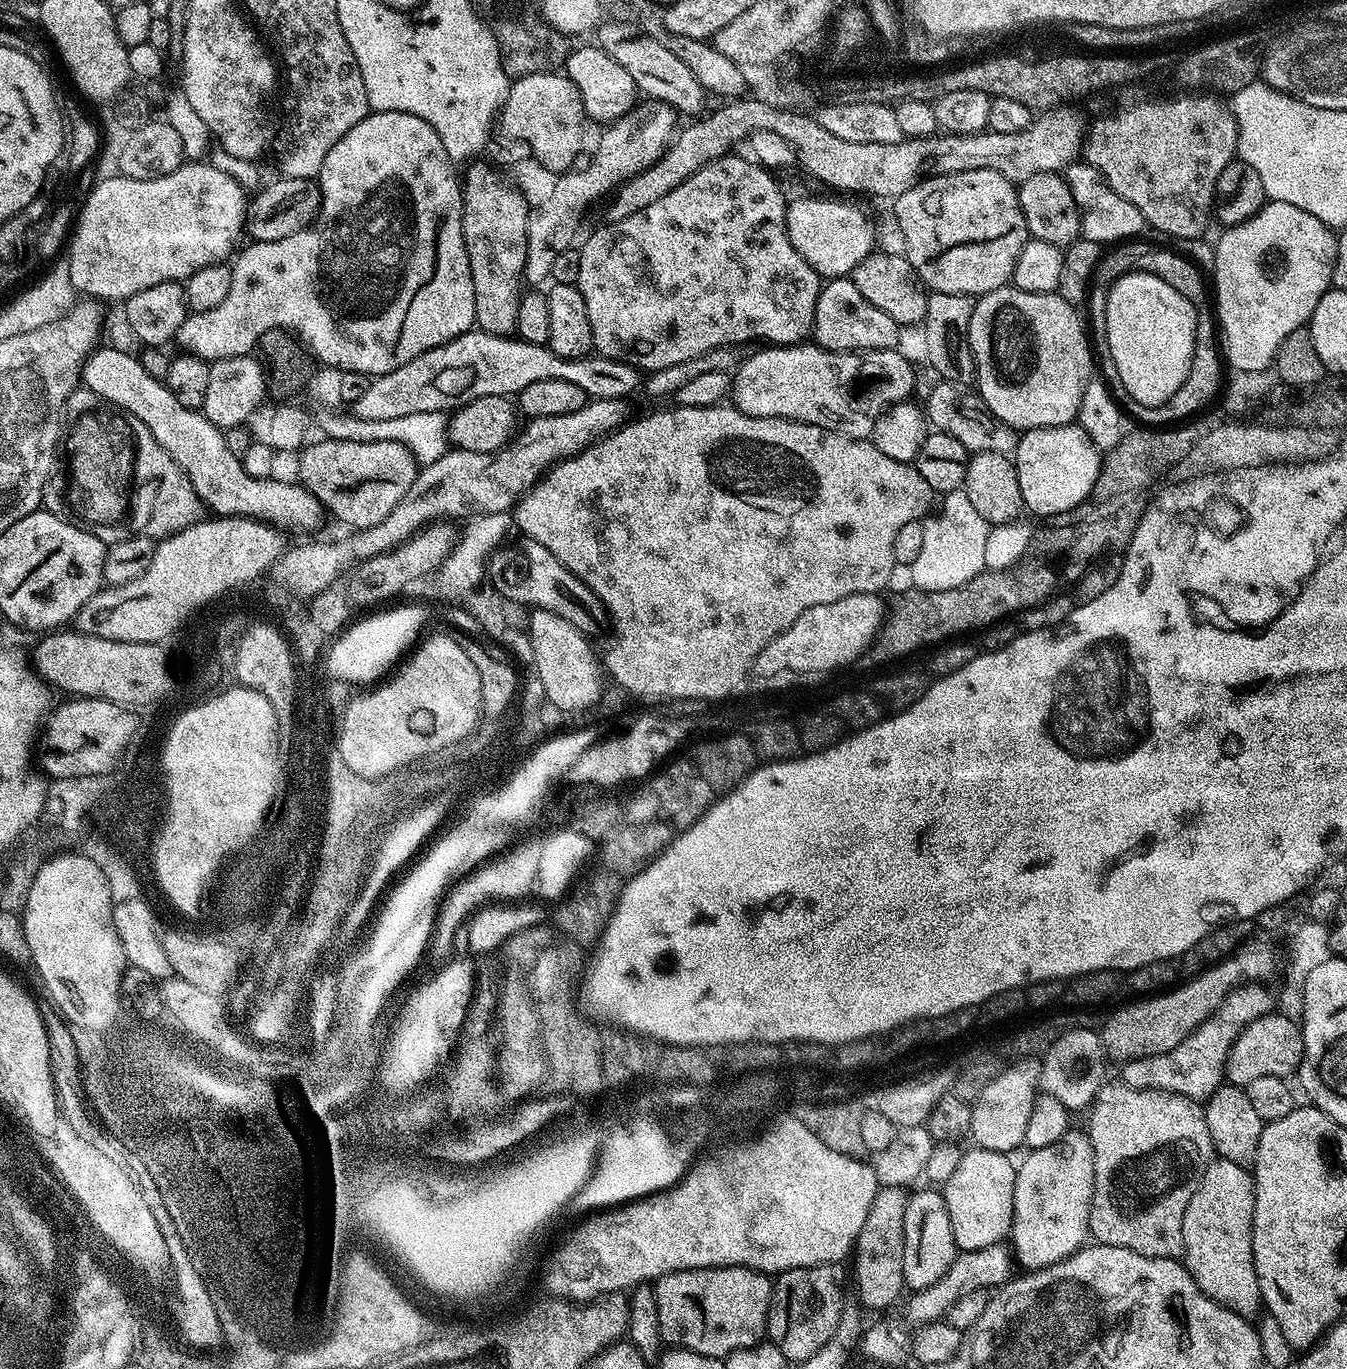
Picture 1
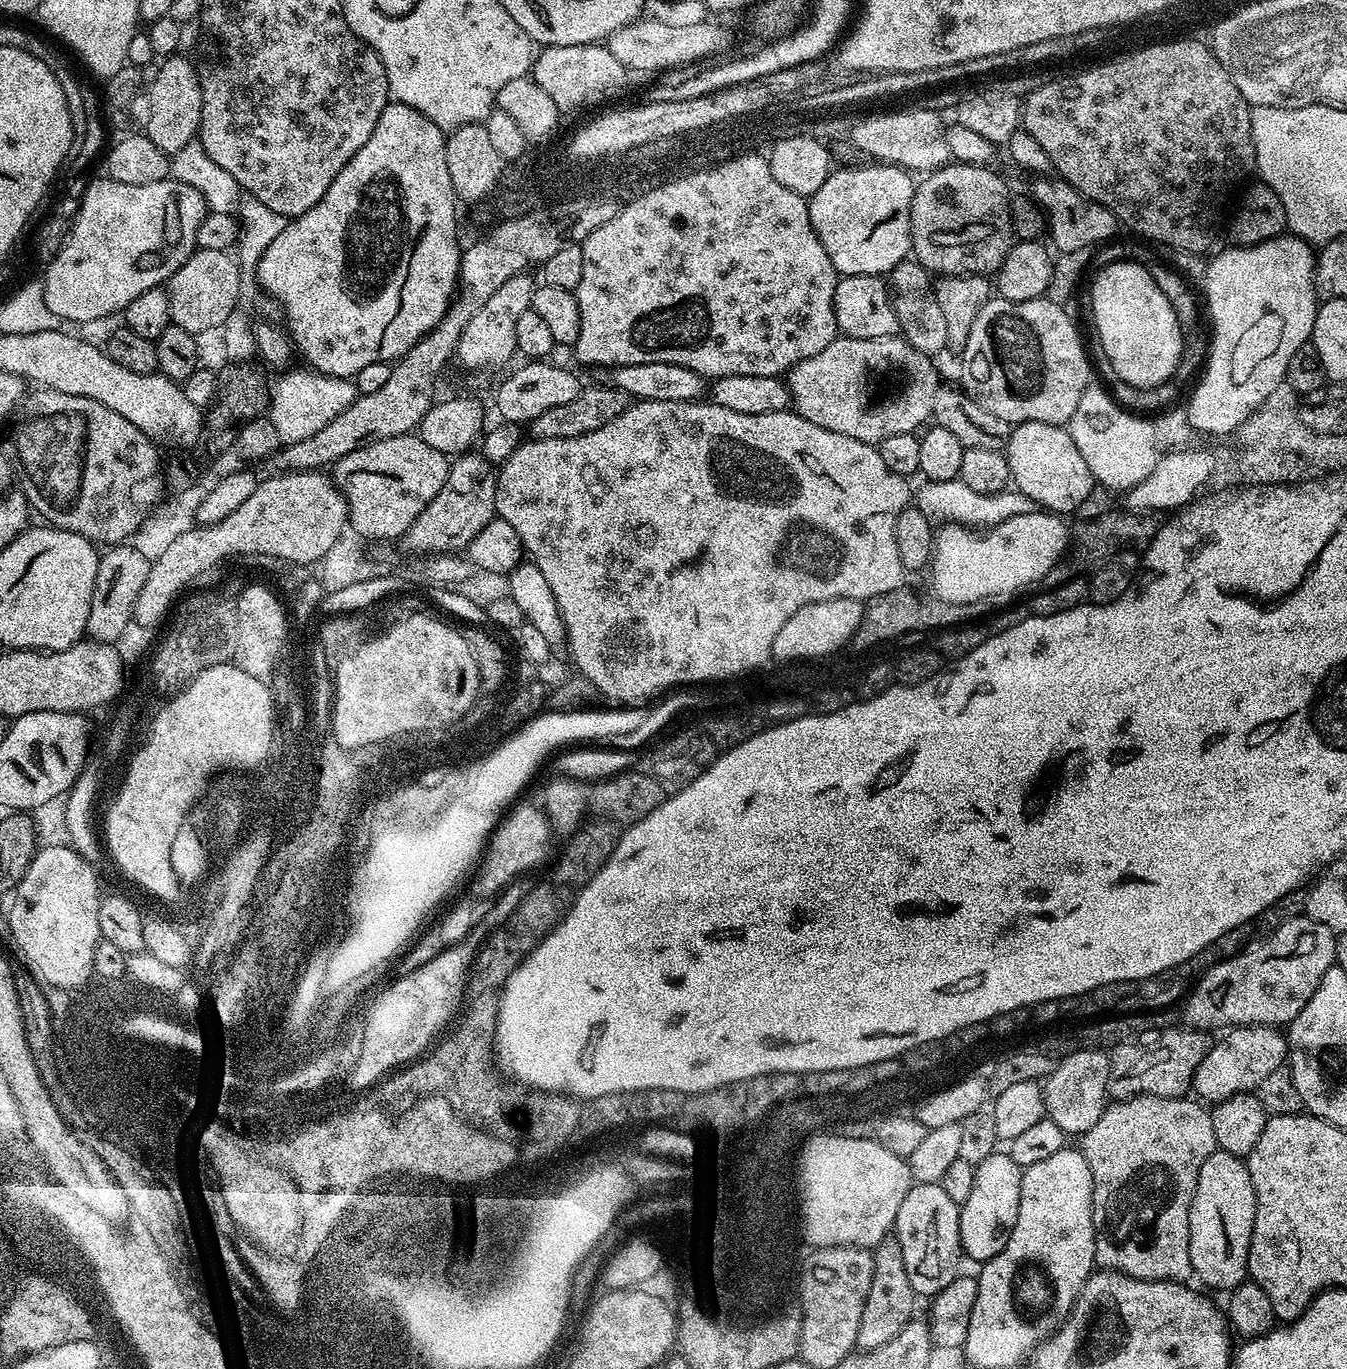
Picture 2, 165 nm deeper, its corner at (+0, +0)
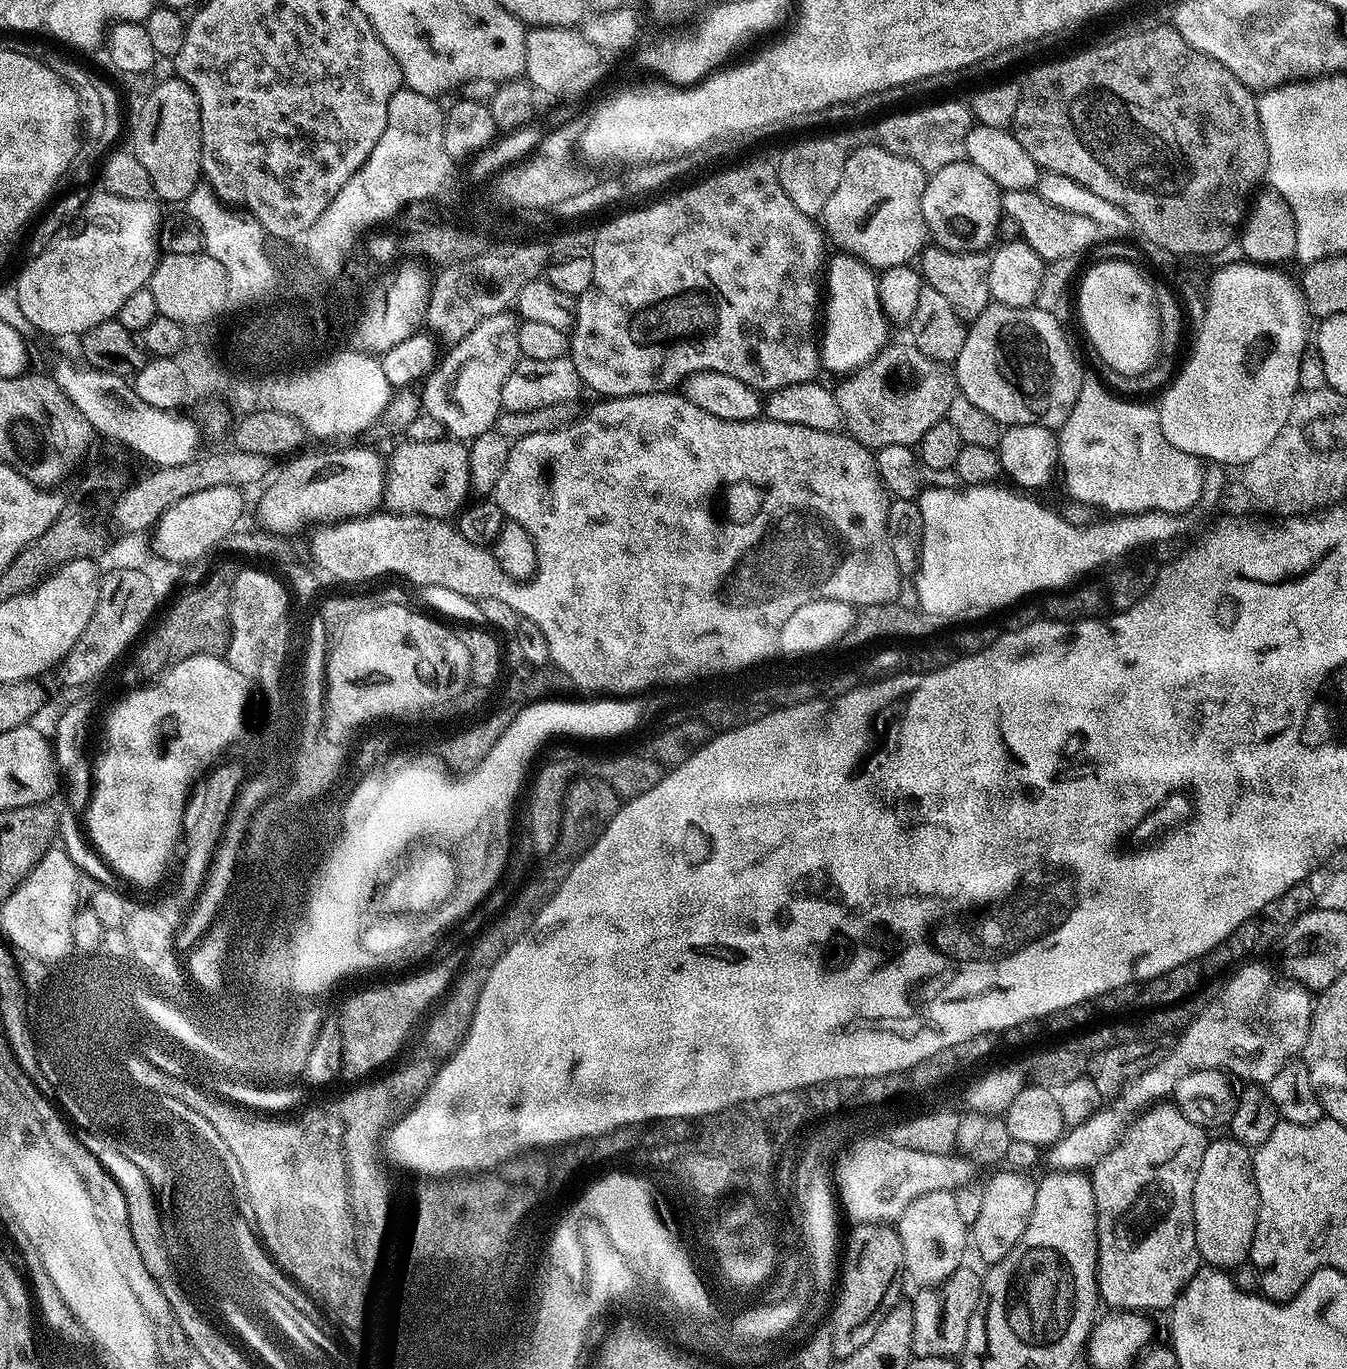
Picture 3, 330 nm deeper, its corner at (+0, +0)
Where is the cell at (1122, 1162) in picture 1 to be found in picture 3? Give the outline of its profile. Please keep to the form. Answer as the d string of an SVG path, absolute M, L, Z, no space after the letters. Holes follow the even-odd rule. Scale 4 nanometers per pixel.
M1160 1102L1141 1112L1135 1120L1129 1124L1120 1141L1116 1143L1103 1156L1095 1168L1091 1169L1090 1179L1094 1190L1094 1206L1096 1207L1096 1291L1099 1299L1104 1300L1112 1310L1122 1312L1143 1312L1153 1314L1171 1309L1172 1303L1178 1298L1178 1294L1194 1278L1194 1274L1202 1266L1200 1251L1196 1245L1196 1231L1194 1230L1194 1206L1192 1205L1192 1195L1194 1194L1194 1182L1198 1178L1198 1166L1202 1166L1202 1154L1206 1154L1210 1136L1205 1129L1190 1122L1188 1118L1180 1113L1179 1108L1172 1102Z

